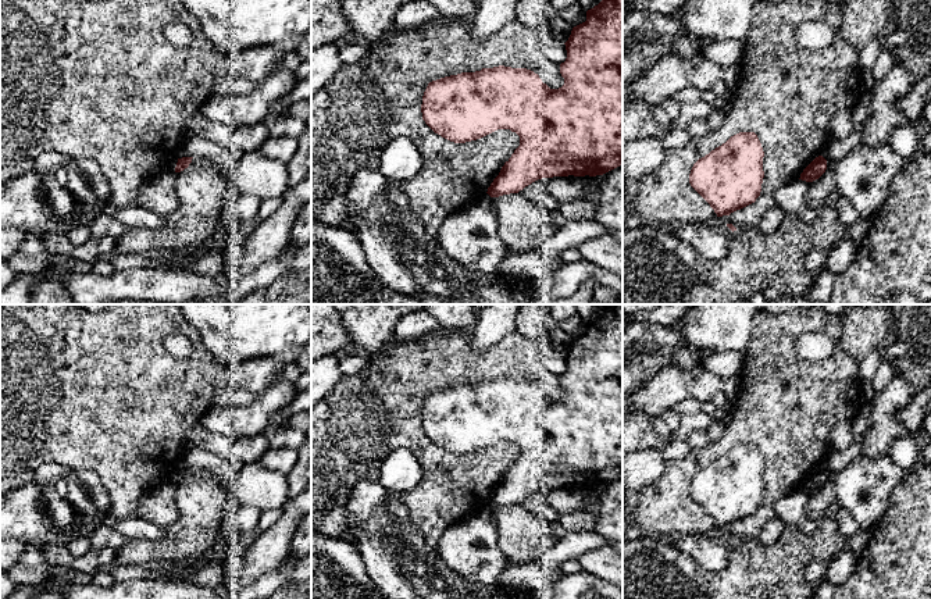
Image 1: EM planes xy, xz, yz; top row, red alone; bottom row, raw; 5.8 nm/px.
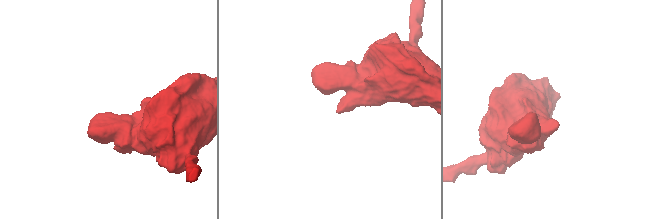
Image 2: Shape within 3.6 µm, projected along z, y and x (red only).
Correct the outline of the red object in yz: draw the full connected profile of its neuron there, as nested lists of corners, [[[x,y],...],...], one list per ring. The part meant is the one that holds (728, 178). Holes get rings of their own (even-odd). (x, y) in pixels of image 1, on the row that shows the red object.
[[[739,132],[693,164],[689,183],[717,217],[730,215],[760,196],[763,157],[757,135]]]

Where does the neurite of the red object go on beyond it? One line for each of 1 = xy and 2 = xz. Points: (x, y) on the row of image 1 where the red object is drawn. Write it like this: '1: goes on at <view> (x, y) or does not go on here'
1: does not go on here
2: does not go on here

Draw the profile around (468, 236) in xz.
[[[486,193],[452,213],[439,229],[445,253],[464,270],[492,275],[509,252],[497,233],[497,217]]]

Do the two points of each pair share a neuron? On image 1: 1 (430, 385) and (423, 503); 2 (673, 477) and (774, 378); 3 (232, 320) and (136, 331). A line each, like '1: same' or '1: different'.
1: same
2: same
3: different

